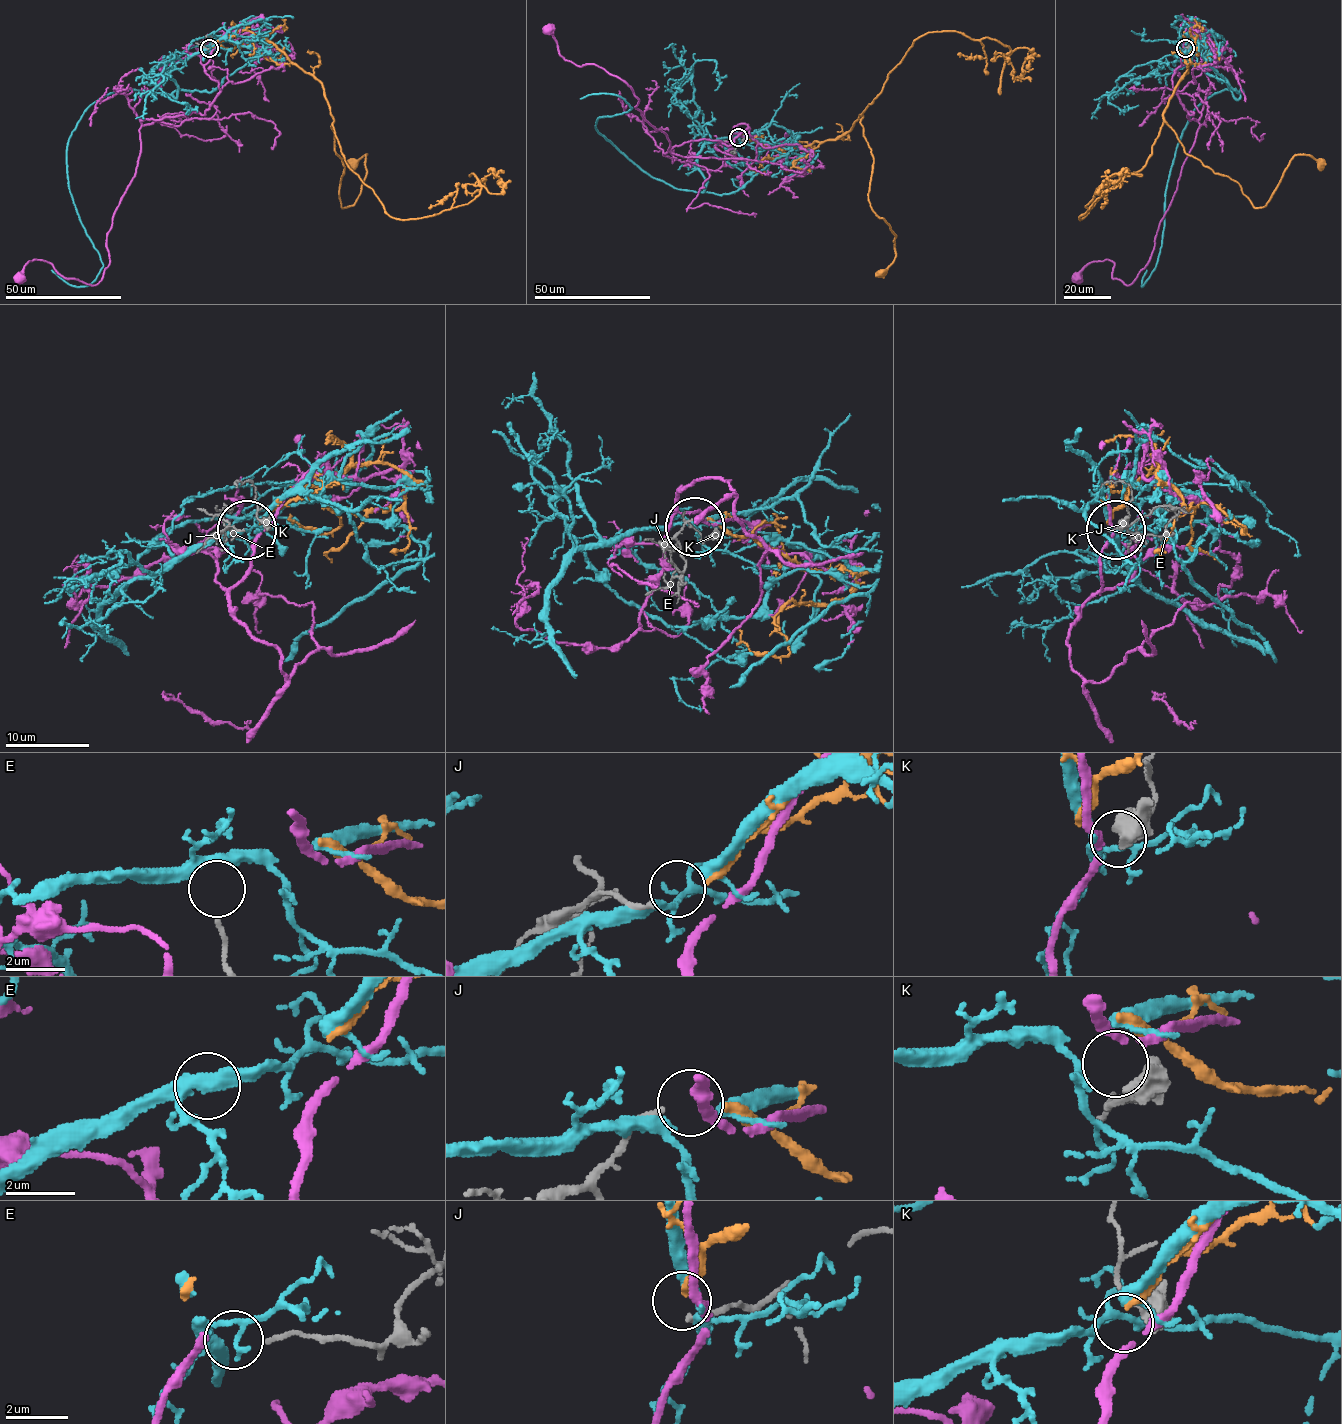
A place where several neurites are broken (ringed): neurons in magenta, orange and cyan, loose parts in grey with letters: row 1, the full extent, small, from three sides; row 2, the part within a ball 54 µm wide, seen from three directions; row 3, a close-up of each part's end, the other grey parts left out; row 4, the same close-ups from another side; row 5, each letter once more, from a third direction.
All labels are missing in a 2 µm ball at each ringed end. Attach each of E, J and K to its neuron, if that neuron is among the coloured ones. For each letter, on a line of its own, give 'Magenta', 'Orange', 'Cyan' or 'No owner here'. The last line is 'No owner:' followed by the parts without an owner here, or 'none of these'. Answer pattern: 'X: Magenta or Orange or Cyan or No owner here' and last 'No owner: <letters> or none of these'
E: Cyan
J: Orange
K: Magenta
No owner: none of these

